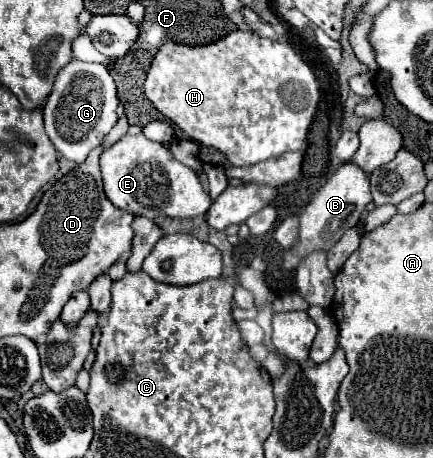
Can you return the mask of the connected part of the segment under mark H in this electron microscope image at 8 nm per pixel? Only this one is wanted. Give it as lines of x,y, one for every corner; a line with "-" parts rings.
240,29
230,31
212,45
164,43
148,69
144,93
190,139
222,151
234,167
256,165
284,153
302,153
303,161
308,129
320,101
320,87
312,68
290,43
262,39
252,31

